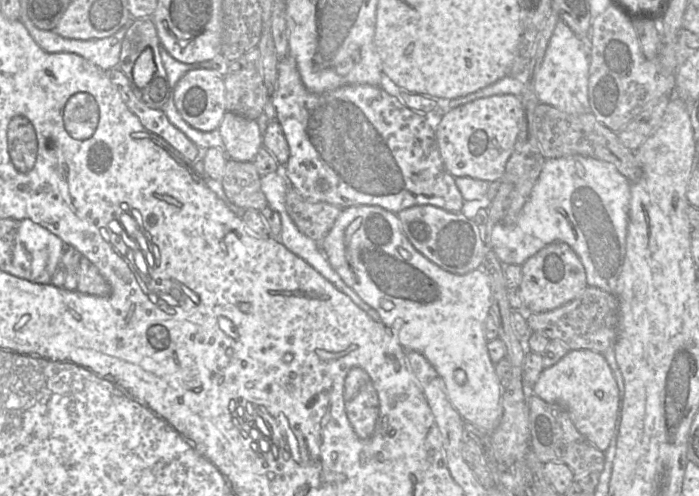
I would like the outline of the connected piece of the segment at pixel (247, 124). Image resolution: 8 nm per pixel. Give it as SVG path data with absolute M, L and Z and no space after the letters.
M226 112L218 130L228 159L251 162L263 147L263 134L255 120Z

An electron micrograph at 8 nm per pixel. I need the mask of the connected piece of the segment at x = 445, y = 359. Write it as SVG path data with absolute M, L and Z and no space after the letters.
M355 206L343 209L333 227L322 241L321 250L331 267L341 279L353 289L363 301L376 310L380 316L381 322L392 330L400 345L406 351L417 351L424 355L444 381L449 400L462 419L466 423L474 425L481 432L493 432L499 426L502 418L503 389L495 372L495 364L490 360L487 348L488 341L484 334L484 323L486 318L490 315L491 309L491 284L486 272L483 271L482 268L478 268L467 274L459 275L440 268L413 247L403 233L397 215L379 206Z

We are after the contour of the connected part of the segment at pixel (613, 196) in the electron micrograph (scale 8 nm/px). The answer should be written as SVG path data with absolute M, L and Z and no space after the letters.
M584 156L547 159L513 225L496 223L490 248L504 265L522 265L553 242L569 245L579 257L588 287L615 293L626 251L631 182L608 162Z

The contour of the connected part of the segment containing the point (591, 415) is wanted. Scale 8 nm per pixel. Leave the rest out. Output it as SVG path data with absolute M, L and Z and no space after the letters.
M588 349L570 350L555 365L544 369L533 385L534 396L564 407L576 429L604 452L620 424L619 388L602 353Z

